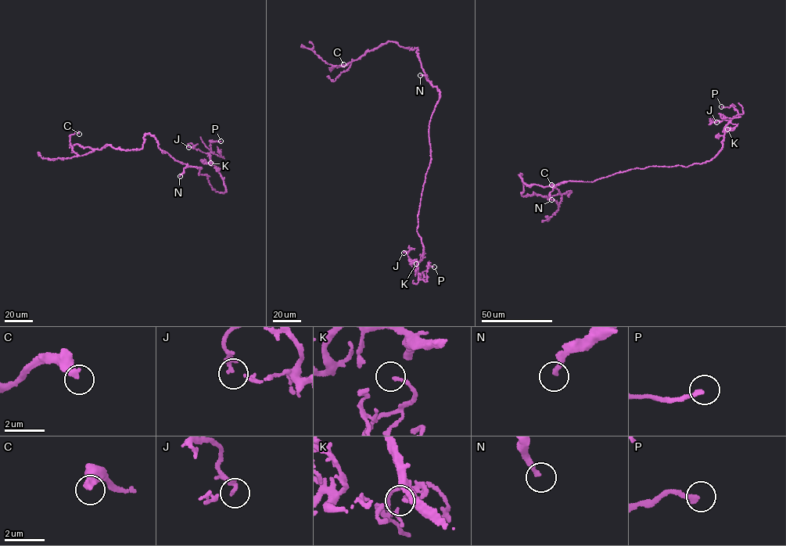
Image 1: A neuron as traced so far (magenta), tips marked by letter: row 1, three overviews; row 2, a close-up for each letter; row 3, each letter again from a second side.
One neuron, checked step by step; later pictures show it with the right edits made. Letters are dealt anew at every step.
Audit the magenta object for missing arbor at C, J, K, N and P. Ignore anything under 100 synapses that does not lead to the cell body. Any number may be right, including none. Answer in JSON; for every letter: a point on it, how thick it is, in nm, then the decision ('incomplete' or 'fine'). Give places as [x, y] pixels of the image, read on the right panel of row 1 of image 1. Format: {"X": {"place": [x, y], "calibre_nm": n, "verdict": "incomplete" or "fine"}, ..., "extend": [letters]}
{"C": {"place": [551, 184], "calibre_nm": 400, "verdict": "fine"}, "J": {"place": [716, 122], "calibre_nm": 140, "verdict": "fine"}, "K": {"place": [727, 129], "calibre_nm": 160, "verdict": "fine"}, "N": {"place": [551, 199], "calibre_nm": 240, "verdict": "fine"}, "P": {"place": [721, 106], "calibre_nm": 190, "verdict": "fine"}, "extend": []}

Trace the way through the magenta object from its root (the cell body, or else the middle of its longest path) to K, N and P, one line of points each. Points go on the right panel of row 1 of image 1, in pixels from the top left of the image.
K: (581, 181), (635, 168), (687, 167), (709, 161), (721, 149), (725, 126), (737, 125), (727, 129)
N: (581, 181), (558, 184), (550, 192), (551, 199)
P: (581, 181), (635, 168), (687, 167), (711, 160), (721, 149), (725, 126), (737, 114), (733, 106), (721, 106)

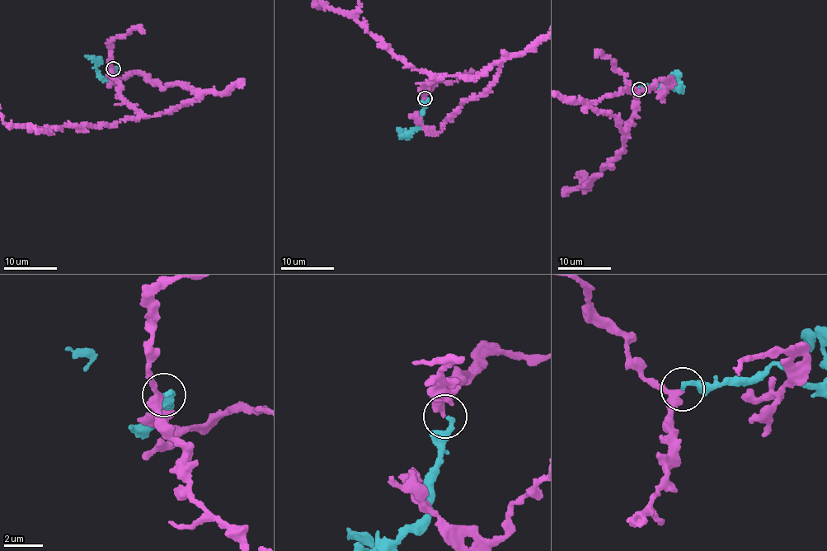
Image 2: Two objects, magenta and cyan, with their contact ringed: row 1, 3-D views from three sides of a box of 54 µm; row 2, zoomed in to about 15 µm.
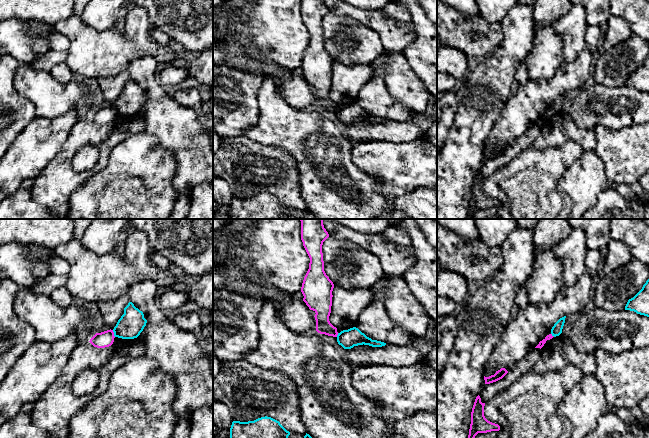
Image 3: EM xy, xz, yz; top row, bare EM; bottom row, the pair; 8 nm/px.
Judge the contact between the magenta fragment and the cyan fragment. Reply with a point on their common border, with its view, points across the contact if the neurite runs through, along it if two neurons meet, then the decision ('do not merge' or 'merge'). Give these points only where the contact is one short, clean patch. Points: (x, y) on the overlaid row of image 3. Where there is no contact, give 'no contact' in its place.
meets magenta in xy at (113, 333); border along xy (112, 330), (115, 336); do not merge

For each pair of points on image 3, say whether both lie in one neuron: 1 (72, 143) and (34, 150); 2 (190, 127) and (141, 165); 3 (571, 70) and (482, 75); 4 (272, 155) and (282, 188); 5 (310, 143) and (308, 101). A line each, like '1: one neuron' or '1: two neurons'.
1: two neurons
2: two neurons
3: two neurons
4: one neuron
5: two neurons

